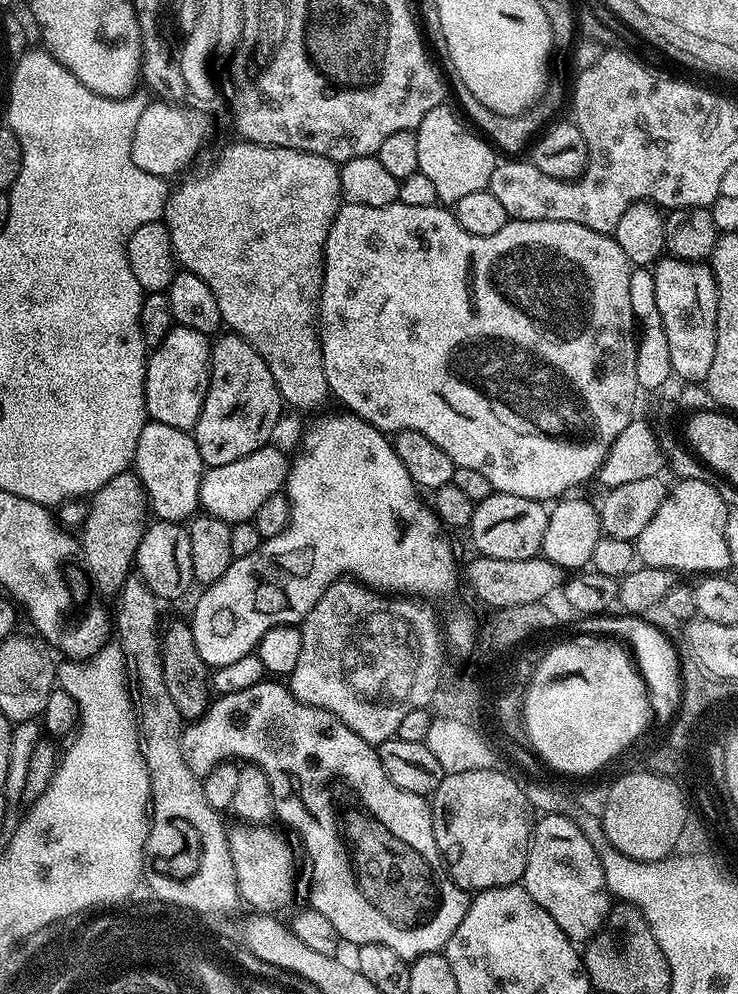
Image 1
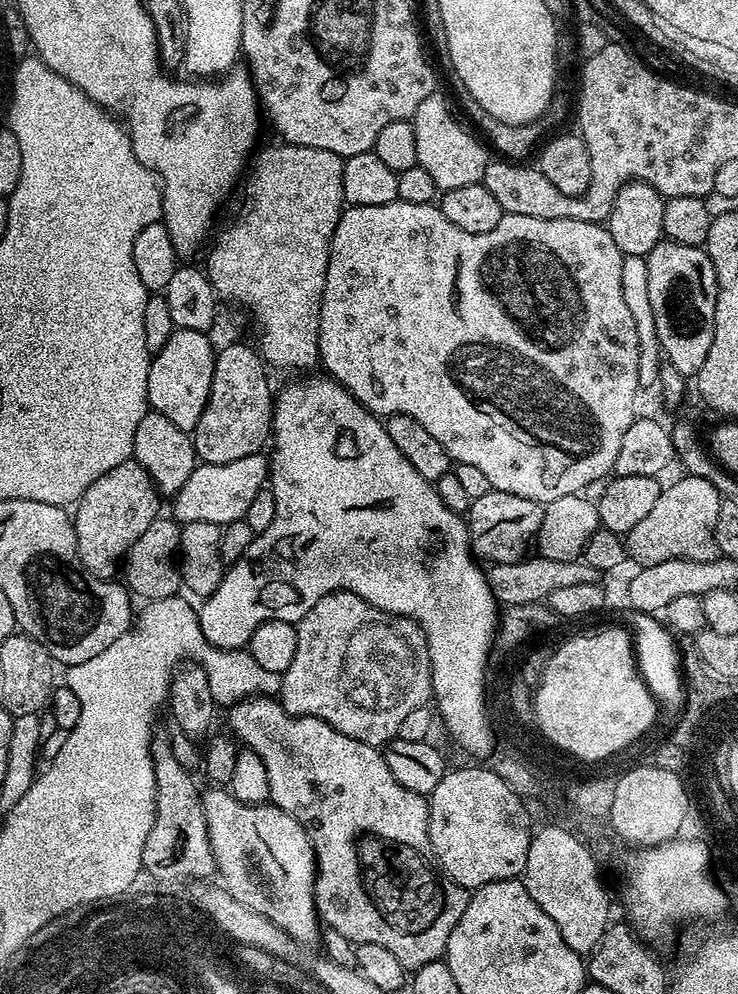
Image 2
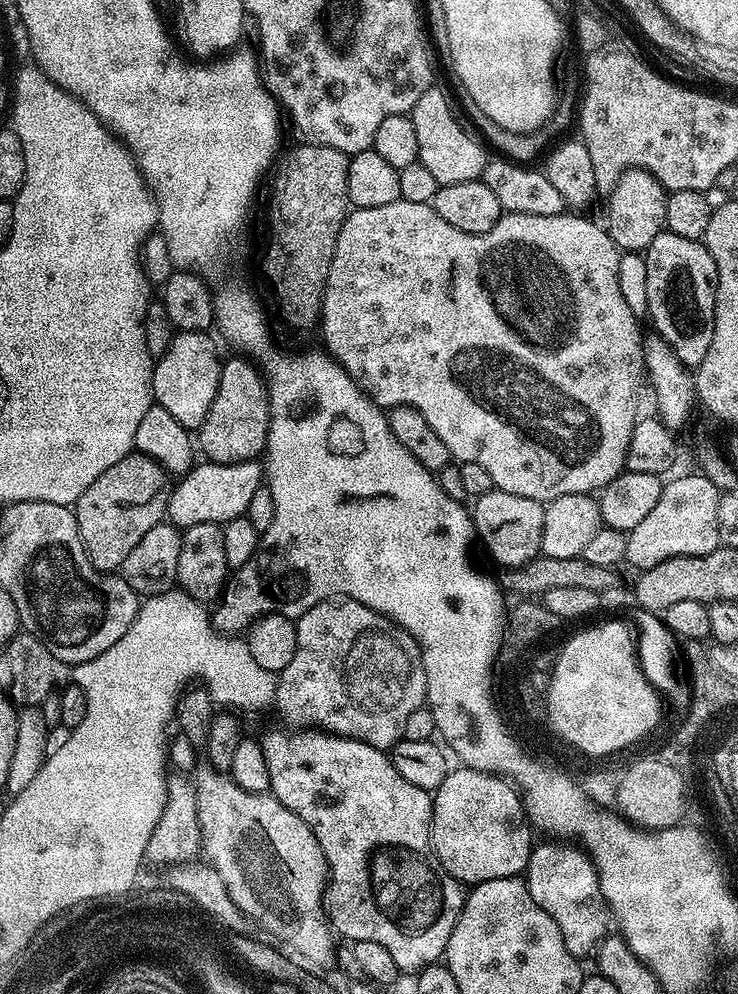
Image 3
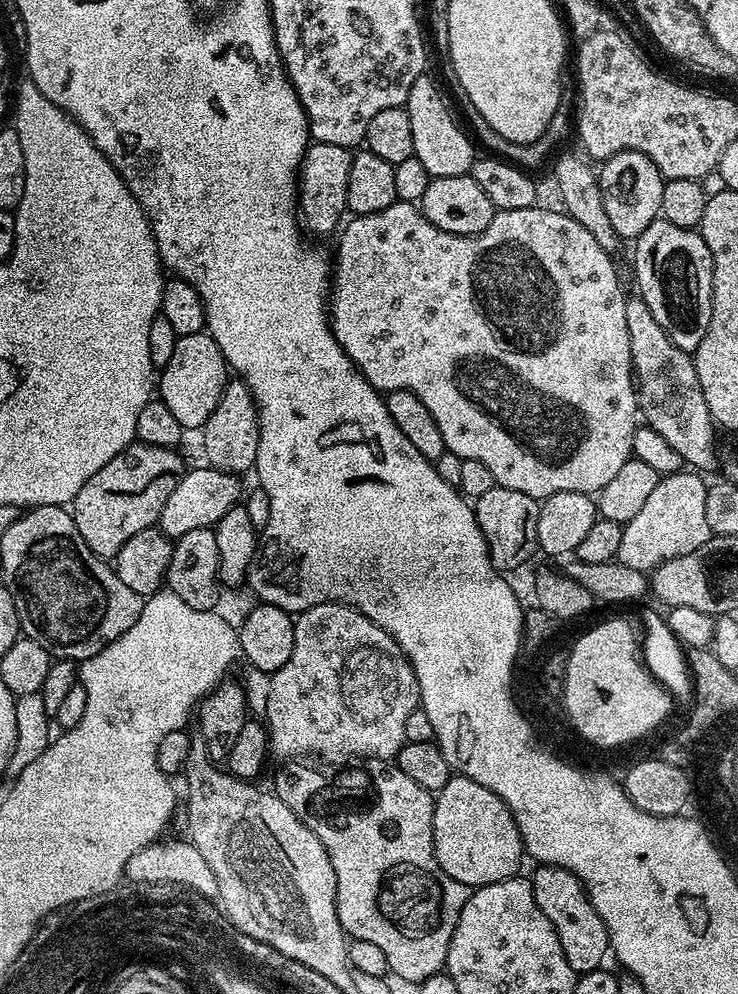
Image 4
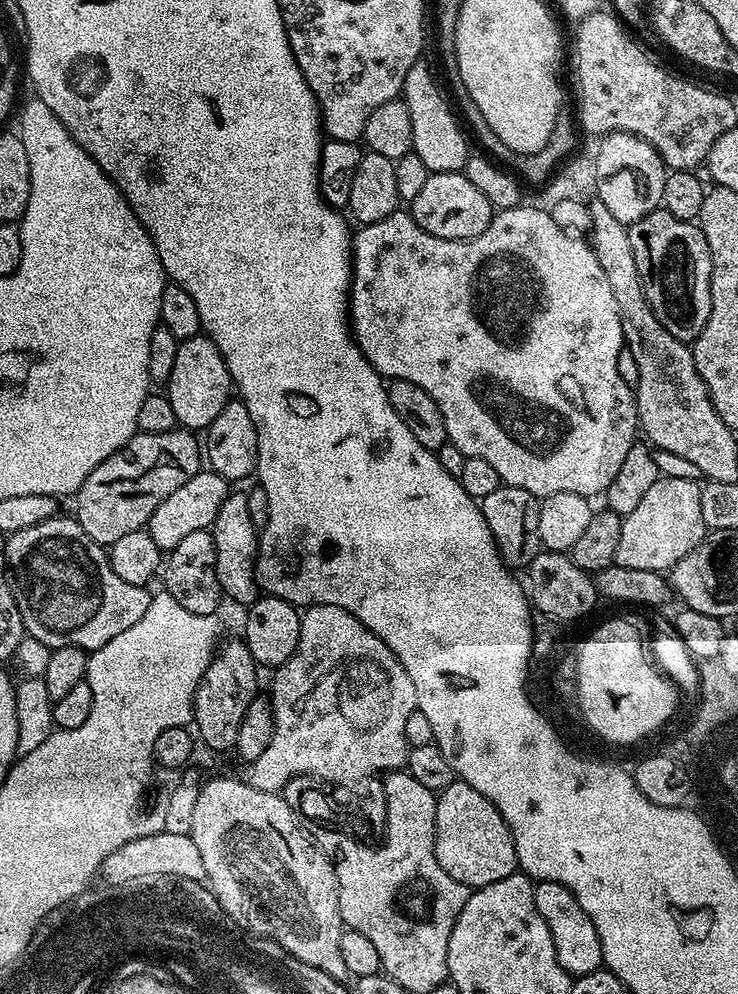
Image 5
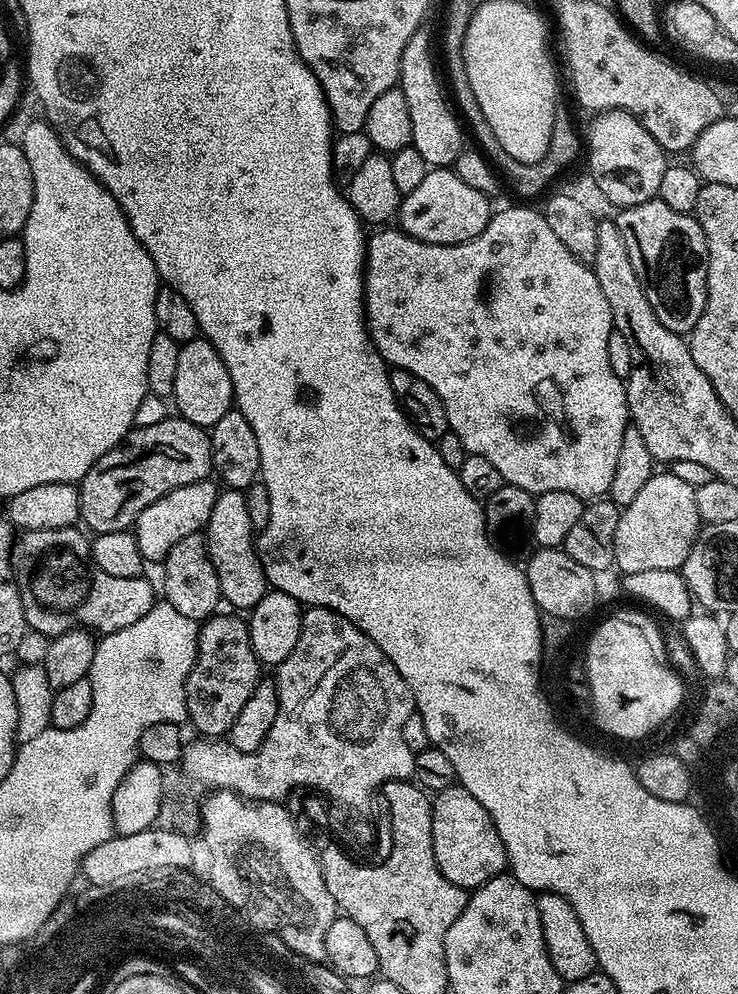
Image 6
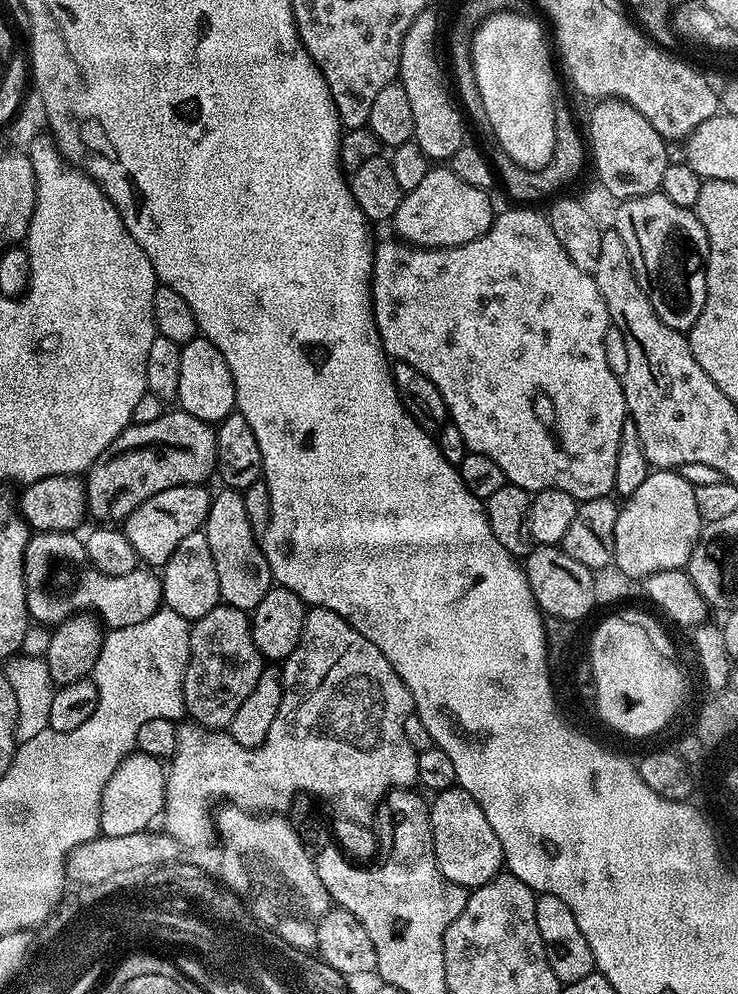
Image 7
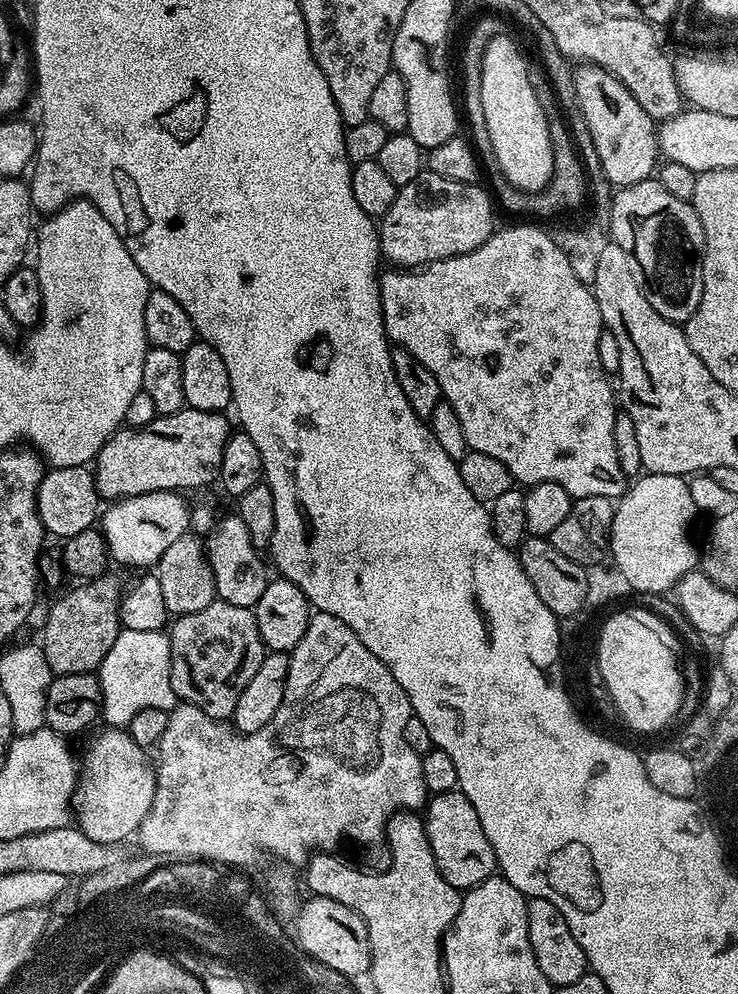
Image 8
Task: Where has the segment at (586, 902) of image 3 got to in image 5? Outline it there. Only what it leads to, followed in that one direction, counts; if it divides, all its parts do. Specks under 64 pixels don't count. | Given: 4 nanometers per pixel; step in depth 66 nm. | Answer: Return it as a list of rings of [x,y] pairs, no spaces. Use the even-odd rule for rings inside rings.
[[[549,880],[539,881],[532,893],[538,914],[542,914],[546,926],[550,926],[550,938],[554,938],[554,954],[562,970],[566,970],[573,978],[601,971],[604,963],[602,942],[598,938],[598,930],[594,930],[594,922],[586,914],[586,910],[578,906],[578,898],[574,898],[574,894],[566,890],[566,886]]]

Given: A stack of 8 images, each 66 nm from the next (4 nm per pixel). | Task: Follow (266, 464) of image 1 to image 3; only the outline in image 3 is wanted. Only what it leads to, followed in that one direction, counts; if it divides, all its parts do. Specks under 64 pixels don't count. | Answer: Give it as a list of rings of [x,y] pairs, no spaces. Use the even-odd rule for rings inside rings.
[[[256,460],[241,464],[197,463],[175,481],[168,497],[167,519],[183,530],[198,526],[198,522],[210,522],[221,526],[229,520],[247,513],[254,490],[262,487],[262,468]]]

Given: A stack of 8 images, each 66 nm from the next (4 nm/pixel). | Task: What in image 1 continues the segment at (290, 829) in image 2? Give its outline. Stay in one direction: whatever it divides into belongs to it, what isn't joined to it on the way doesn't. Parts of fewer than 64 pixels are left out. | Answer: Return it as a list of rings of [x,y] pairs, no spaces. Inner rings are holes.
[[[238,824],[236,825],[238,827],[232,829],[232,827],[229,829],[228,832],[228,848],[231,850],[231,861],[234,864],[234,870],[235,870],[235,878],[236,878],[236,888],[239,890],[240,894],[240,900],[243,903],[248,903],[248,906],[253,910],[257,912],[266,912],[269,914],[278,914],[282,912],[283,906],[288,906],[291,904],[293,898],[294,898],[294,878],[296,876],[296,866],[294,864],[294,854],[289,846],[289,844],[286,842],[285,838],[278,832],[276,832],[274,829],[270,828],[271,825],[268,824]]]

